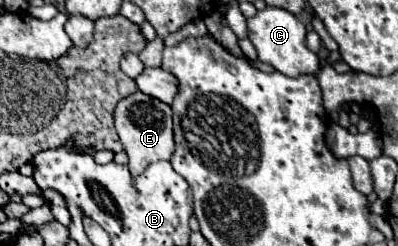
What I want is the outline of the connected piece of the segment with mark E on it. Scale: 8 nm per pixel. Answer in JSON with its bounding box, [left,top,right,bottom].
[114,91,174,177]

